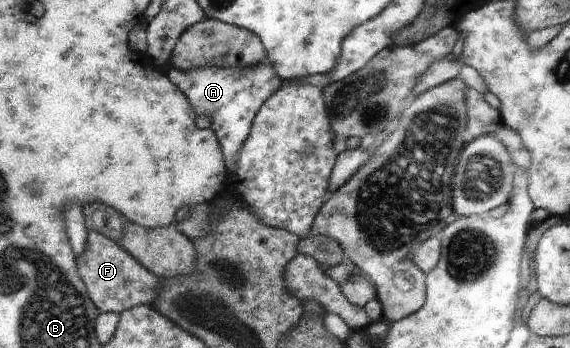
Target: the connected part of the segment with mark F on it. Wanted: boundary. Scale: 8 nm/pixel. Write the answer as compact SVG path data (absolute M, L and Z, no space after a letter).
M95 230L89 231L86 250L78 255L77 262L88 296L101 313L113 312L121 315L122 311L131 310L135 306L153 304L158 297L160 278L143 267L119 243Z

